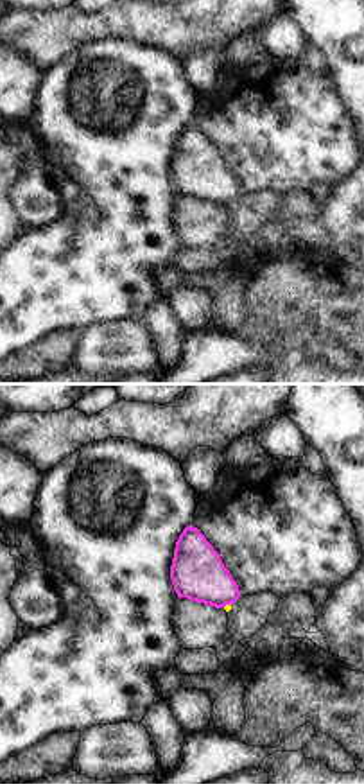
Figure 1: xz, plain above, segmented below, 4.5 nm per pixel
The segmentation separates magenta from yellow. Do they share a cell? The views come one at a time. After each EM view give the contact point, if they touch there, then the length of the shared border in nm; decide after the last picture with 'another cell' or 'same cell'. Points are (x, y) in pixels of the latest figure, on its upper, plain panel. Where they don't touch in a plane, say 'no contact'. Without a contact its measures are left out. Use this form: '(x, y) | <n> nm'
(226, 201) | 40 nm

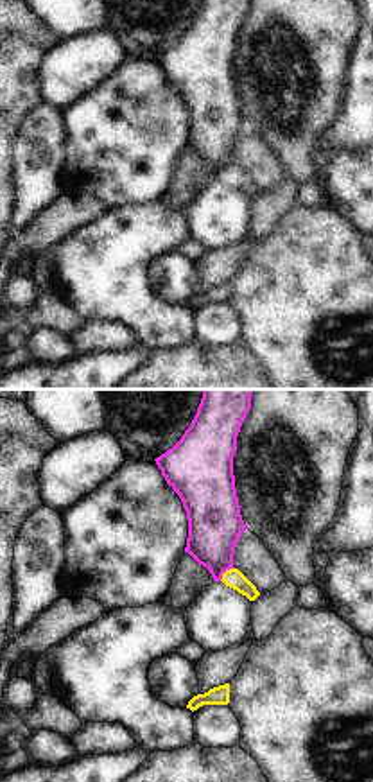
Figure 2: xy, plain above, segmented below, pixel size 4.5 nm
(225, 169) | 90 nm

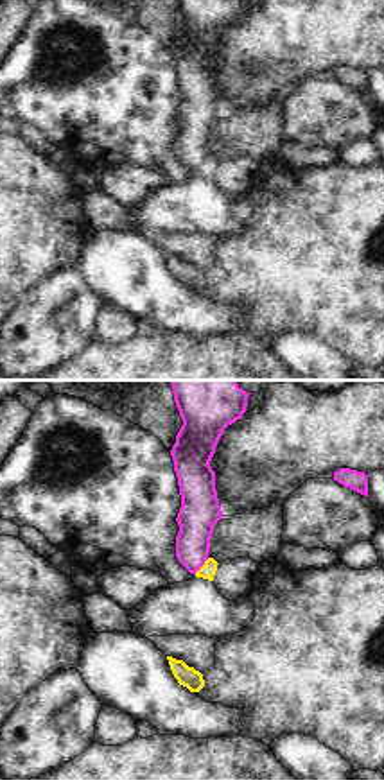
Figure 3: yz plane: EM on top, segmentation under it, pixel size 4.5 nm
(201, 164) | 100 nm

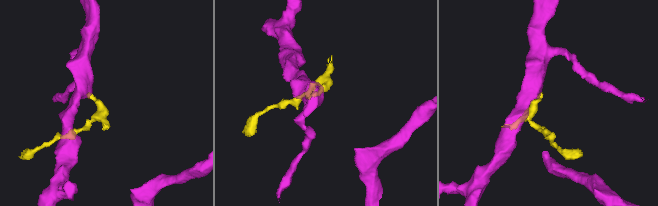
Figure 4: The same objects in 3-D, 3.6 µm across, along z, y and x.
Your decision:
another cell

